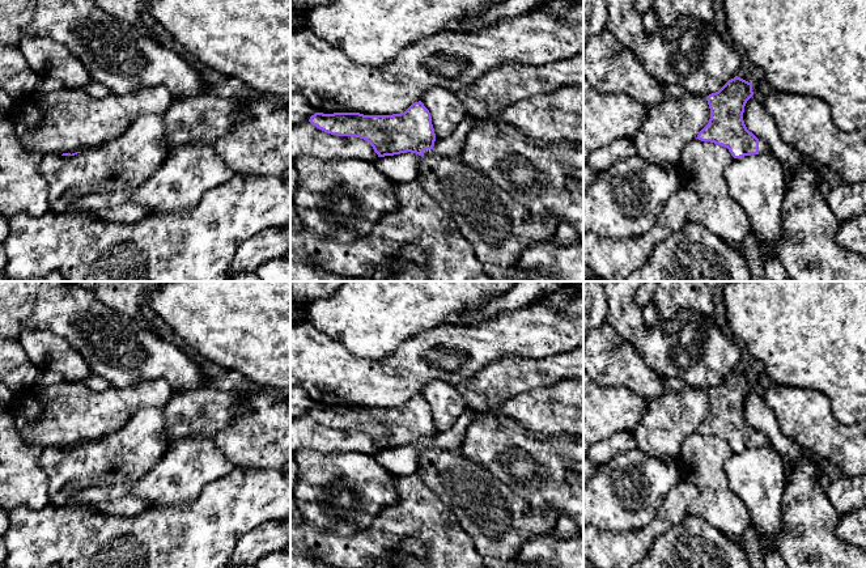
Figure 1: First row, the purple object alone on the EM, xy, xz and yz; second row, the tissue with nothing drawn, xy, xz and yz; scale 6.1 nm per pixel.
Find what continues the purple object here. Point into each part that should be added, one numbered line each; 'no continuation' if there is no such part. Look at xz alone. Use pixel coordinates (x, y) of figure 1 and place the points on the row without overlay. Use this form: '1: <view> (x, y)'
1: xz (499, 522)

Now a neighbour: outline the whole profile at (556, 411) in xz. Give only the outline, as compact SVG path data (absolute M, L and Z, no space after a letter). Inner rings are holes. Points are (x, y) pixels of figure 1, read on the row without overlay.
M560 380L515 395L501 408L528 431L547 437L583 438L583 380Z

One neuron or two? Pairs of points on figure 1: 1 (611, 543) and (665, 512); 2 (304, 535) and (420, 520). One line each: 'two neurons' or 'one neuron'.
1: one neuron
2: one neuron

